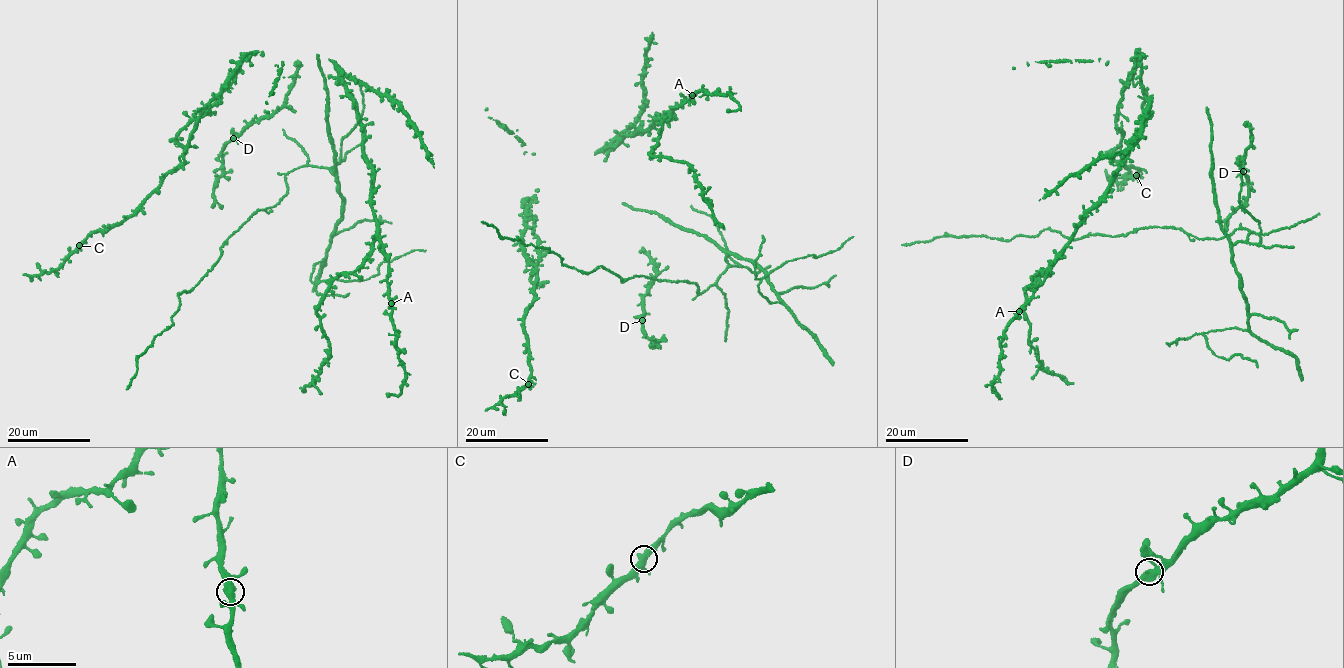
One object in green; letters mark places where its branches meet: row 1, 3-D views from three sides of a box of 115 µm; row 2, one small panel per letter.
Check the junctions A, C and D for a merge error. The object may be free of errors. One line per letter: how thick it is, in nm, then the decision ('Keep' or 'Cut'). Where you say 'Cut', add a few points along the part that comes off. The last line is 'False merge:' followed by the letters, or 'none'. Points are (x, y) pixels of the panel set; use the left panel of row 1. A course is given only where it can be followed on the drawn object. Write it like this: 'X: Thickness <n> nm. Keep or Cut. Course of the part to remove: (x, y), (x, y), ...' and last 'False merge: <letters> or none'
A: Thickness 400 nm. Keep
C: Thickness 420 nm. Keep
D: Thickness 420 nm. Keep
False merge: none

